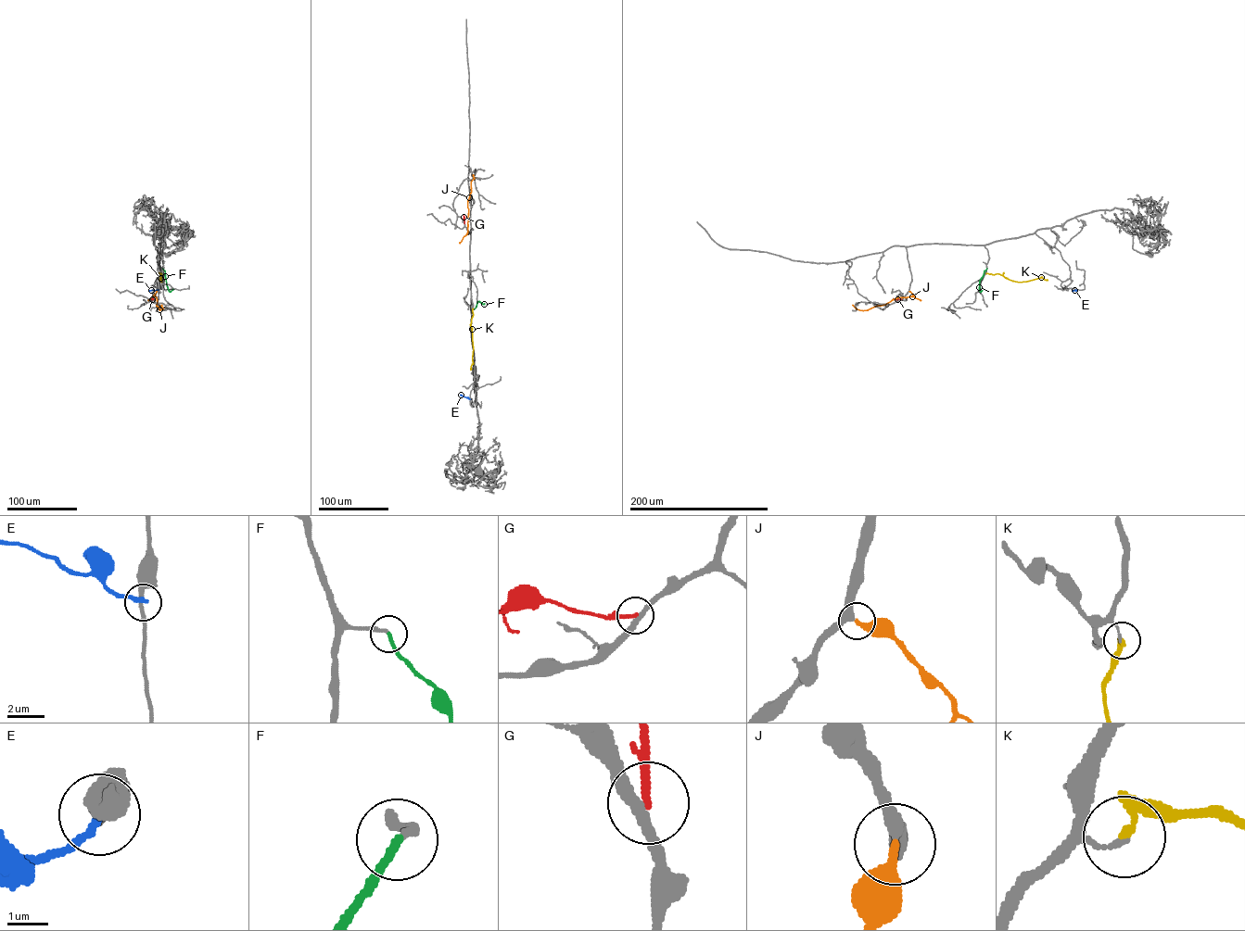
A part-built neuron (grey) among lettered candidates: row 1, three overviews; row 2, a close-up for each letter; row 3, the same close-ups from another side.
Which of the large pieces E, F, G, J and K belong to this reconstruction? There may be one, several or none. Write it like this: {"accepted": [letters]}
{"accepted": ["F", "J"]}

